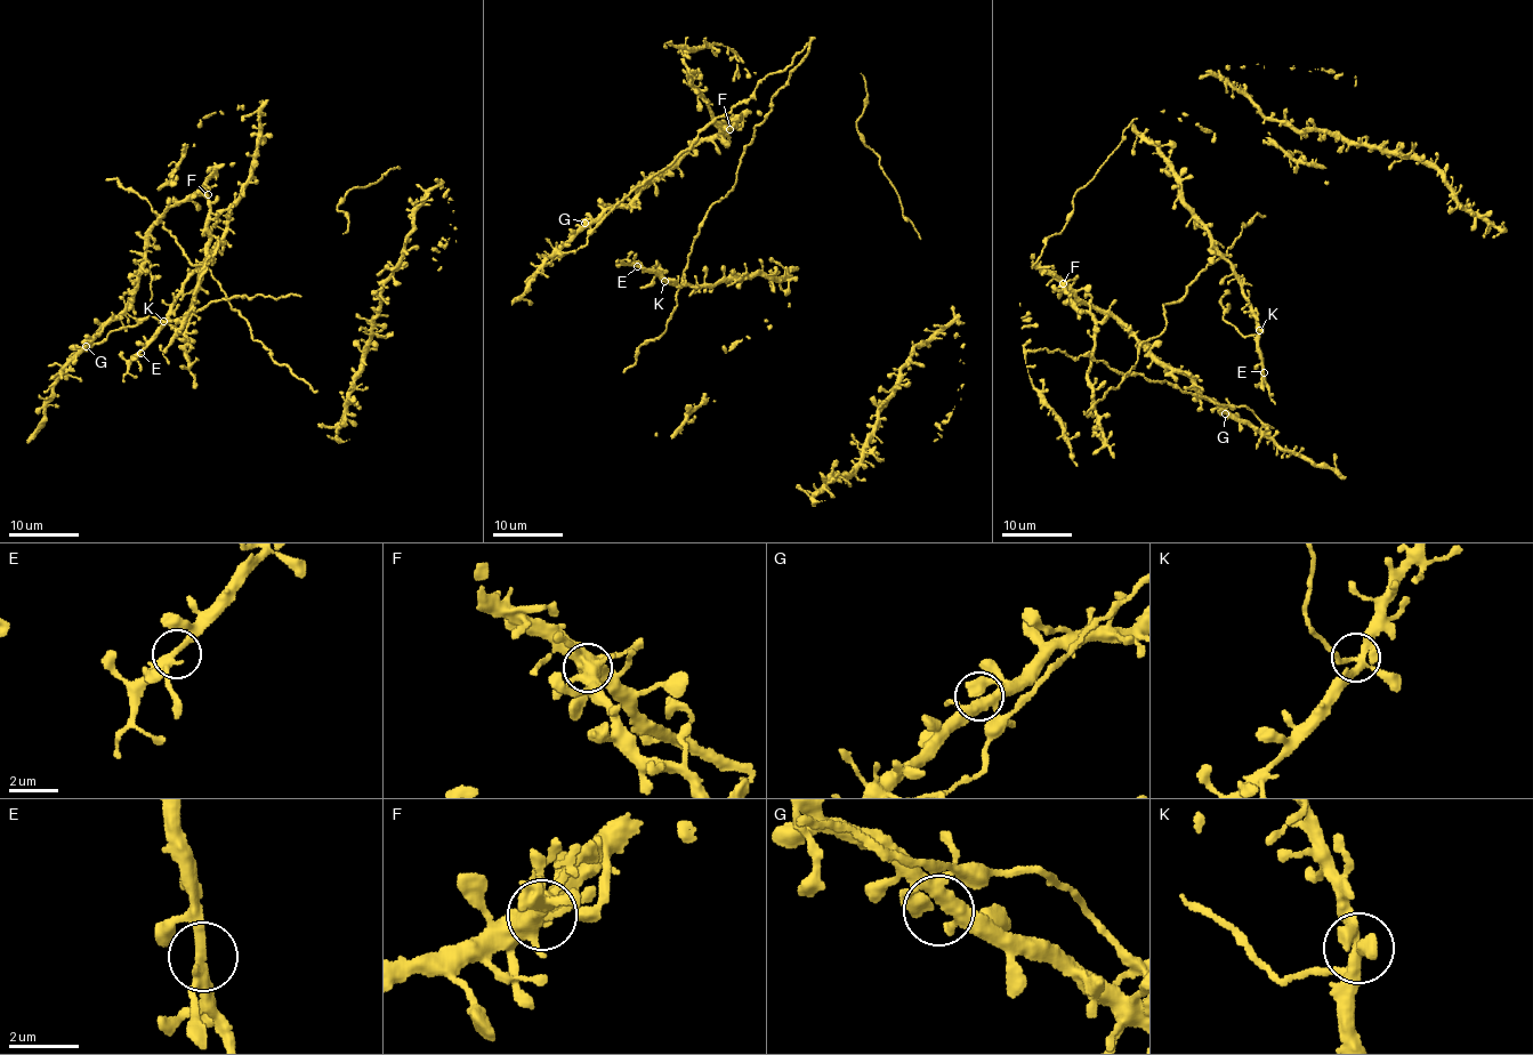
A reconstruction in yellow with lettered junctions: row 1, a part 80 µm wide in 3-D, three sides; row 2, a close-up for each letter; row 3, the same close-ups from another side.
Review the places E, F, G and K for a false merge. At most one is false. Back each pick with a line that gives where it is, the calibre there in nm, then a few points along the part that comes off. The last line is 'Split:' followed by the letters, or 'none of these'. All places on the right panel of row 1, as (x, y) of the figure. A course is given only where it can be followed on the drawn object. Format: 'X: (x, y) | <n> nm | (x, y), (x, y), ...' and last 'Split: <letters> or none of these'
K: (1259, 330) | 240 nm | (1259, 330), (1256, 333), (1243, 336), (1224, 319), (1220, 297), (1229, 292)
Split: K

